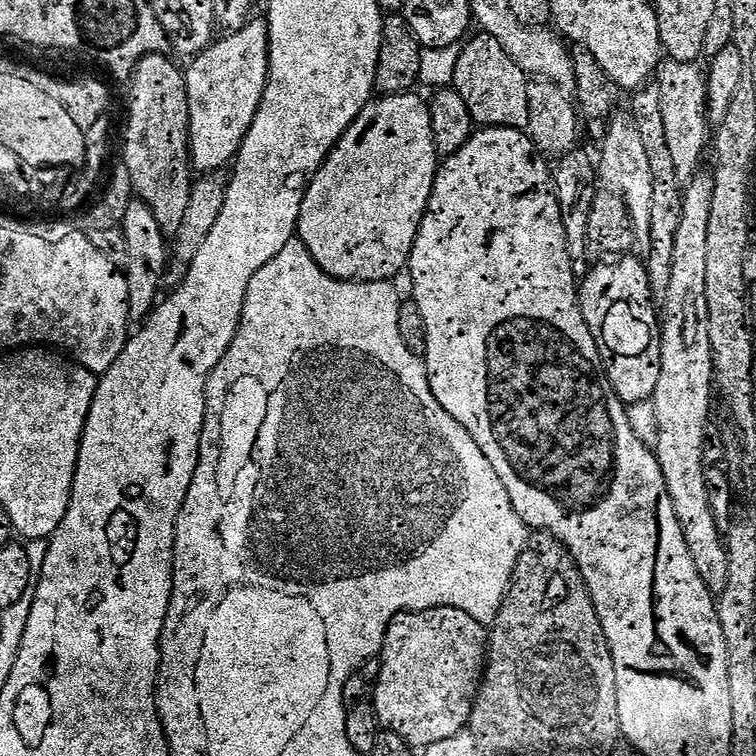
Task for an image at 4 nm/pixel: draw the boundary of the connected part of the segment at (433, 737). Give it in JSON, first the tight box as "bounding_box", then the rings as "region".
{"bounding_box":[374,608,490,750],"region":[[[431,608],[425,612],[406,611],[399,612],[392,620],[392,625],[388,628],[388,633],[384,636],[384,649],[380,651],[378,657],[378,665],[380,664],[380,677],[376,680],[376,700],[374,699],[374,707],[376,716],[380,719],[381,729],[400,735],[402,739],[411,745],[413,749],[425,750],[432,743],[443,742],[447,739],[461,735],[469,727],[472,719],[472,707],[476,701],[476,696],[480,692],[480,685],[486,671],[486,661],[488,658],[488,641],[490,632],[485,625],[479,624],[474,618],[470,618],[470,614],[466,614],[466,610],[461,608]]]}

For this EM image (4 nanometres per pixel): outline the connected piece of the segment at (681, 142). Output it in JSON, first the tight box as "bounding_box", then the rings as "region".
{"bounding_box":[658,59,710,182],"region":[[[665,59],[658,72],[666,146],[670,146],[670,154],[674,157],[674,174],[681,182],[689,181],[697,174],[704,147],[710,144],[709,77],[704,72],[700,73],[698,68],[695,63]]]}

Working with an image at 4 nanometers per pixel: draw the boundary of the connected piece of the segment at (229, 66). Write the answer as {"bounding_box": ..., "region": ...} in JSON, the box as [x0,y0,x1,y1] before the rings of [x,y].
{"bounding_box":[185,19,269,174],"region":[[[249,19],[228,38],[210,44],[205,51],[193,57],[185,71],[187,82],[189,155],[193,169],[200,174],[212,173],[225,169],[235,156],[257,116],[258,106],[265,94],[269,74],[269,32],[265,19]]]}

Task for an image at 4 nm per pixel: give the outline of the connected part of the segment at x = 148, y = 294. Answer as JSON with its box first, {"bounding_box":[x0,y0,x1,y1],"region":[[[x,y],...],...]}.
{"bounding_box":[122,198,170,322],"region":[[[134,198],[130,202],[122,229],[126,242],[129,243],[127,247],[129,264],[126,267],[128,289],[130,290],[128,319],[132,322],[136,322],[136,320],[144,322],[151,317],[161,299],[160,275],[164,276],[169,271],[170,244],[164,235],[162,226],[158,226],[158,218],[154,218],[154,210],[150,210],[150,206],[146,206],[146,202],[139,198]]]}

